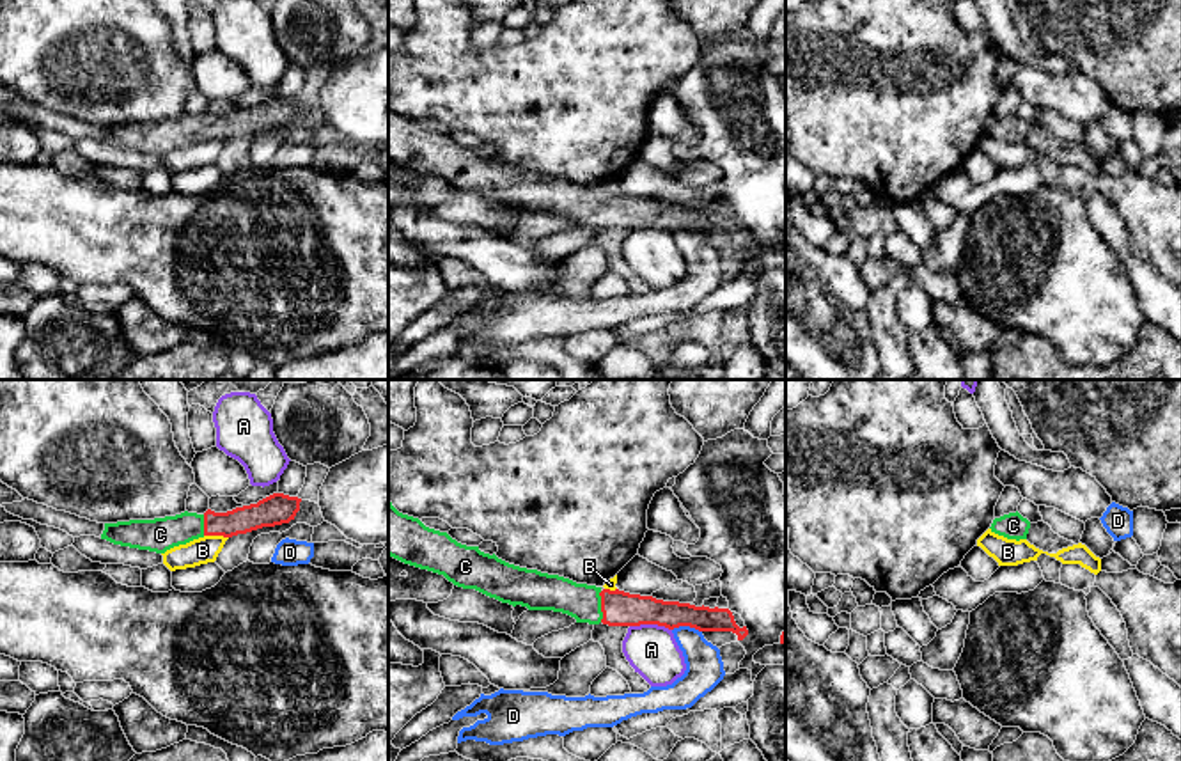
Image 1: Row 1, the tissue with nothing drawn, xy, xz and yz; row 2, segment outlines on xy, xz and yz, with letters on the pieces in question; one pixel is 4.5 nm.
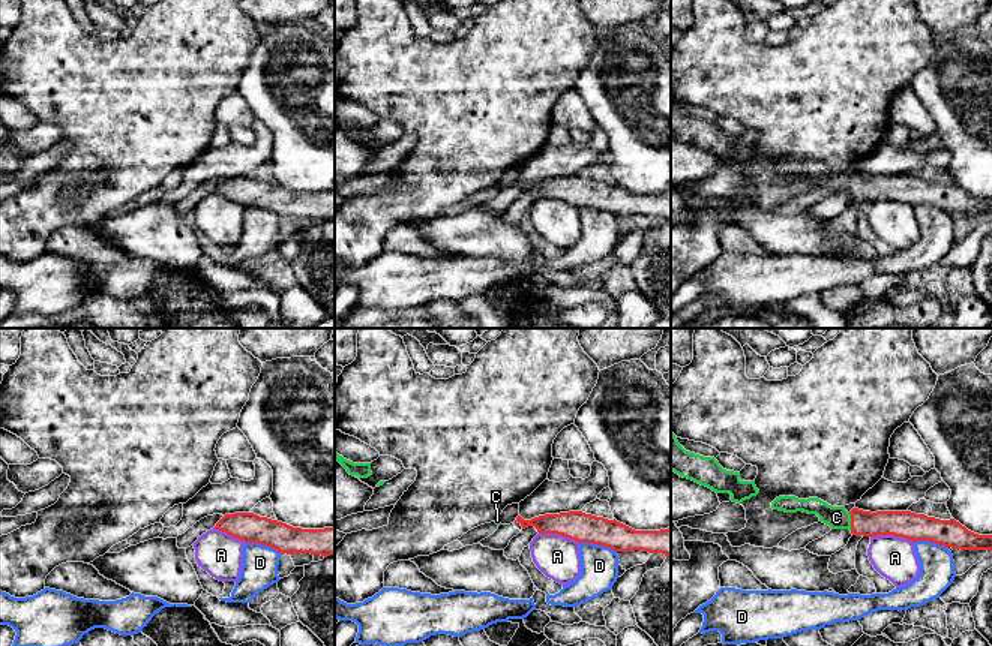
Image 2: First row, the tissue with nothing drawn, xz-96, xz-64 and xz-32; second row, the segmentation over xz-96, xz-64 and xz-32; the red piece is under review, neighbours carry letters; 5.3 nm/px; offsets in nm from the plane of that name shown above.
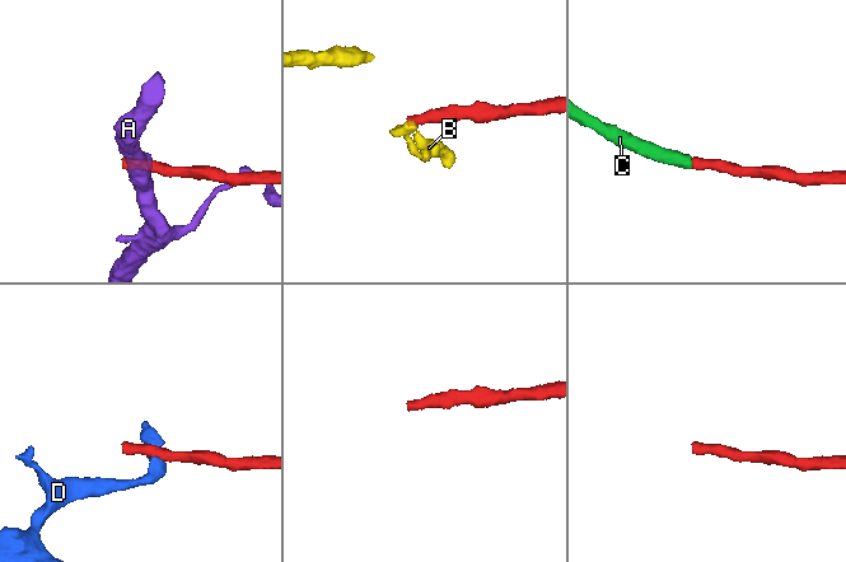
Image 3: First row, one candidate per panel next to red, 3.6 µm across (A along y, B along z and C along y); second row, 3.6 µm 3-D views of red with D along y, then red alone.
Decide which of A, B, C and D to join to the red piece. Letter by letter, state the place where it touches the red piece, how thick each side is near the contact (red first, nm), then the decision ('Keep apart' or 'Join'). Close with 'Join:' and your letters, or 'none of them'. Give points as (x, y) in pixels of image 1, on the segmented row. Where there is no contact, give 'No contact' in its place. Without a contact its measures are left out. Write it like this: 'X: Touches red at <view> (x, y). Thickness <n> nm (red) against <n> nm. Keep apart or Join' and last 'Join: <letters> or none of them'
A: Touches red at xz (651, 623). Thickness 160 nm (red) against 240 nm. Keep apart
B: Touches red at xy (217, 534). Thickness 130 nm (red) against 120 nm. Keep apart
C: Touches red at xz (602, 607). Thickness 160 nm (red) against 160 nm. Join
D: Touches red at xz (687, 625). Thickness 140 nm (red) against 180 nm. Keep apart
Join: C

